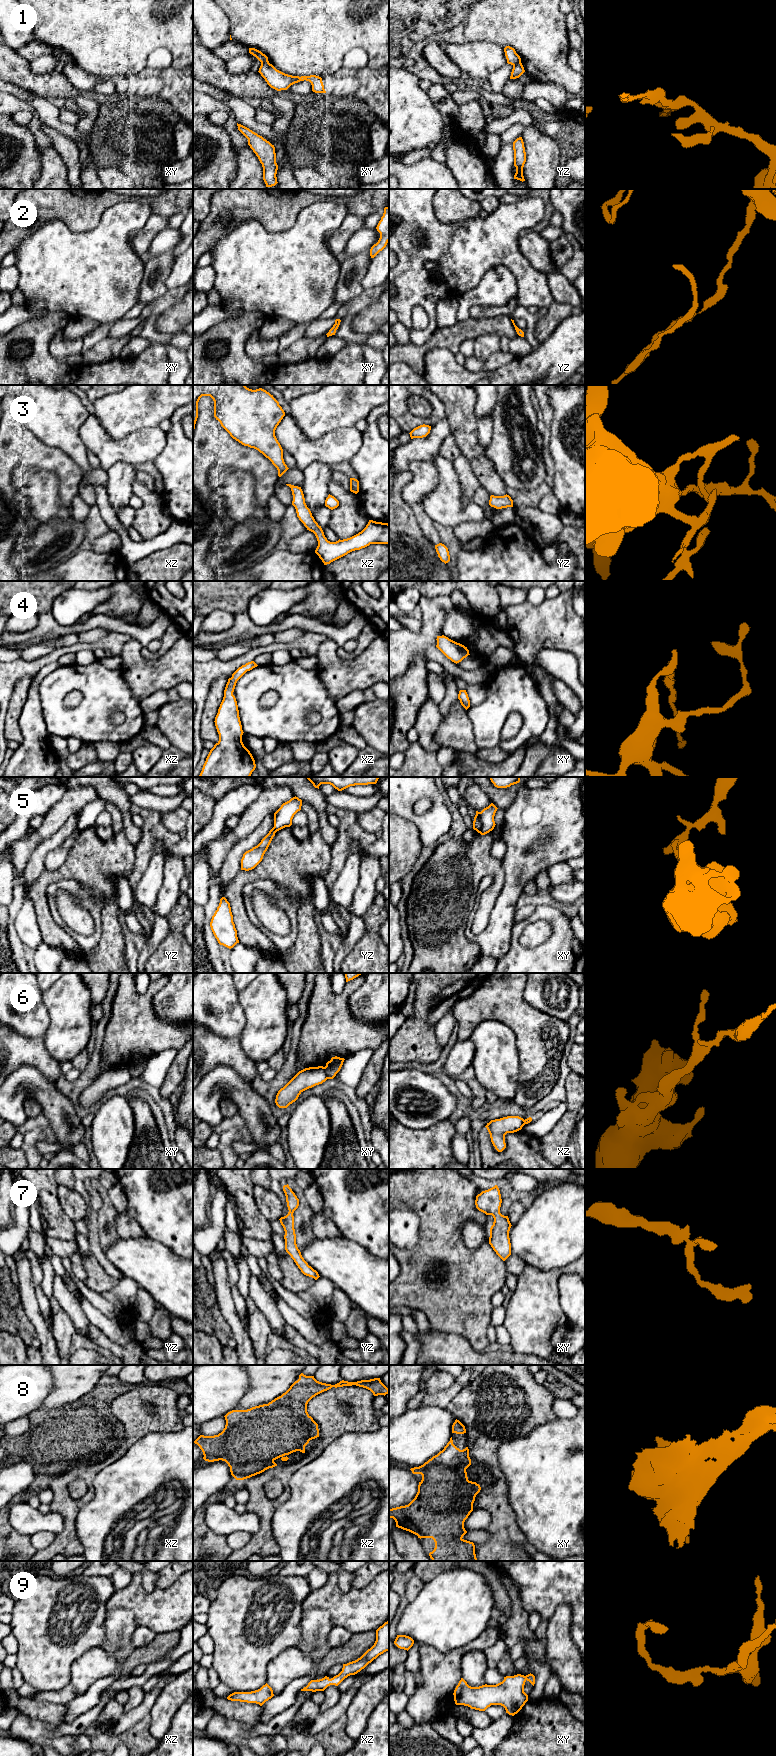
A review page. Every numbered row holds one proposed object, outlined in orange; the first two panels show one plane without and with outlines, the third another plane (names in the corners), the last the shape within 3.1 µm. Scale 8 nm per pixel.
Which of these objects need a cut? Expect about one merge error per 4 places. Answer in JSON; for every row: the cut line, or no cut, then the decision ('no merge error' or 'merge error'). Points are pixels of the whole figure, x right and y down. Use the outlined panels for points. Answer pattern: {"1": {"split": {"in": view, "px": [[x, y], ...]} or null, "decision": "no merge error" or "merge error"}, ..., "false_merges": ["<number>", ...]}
{"1": {"split": {"in": "xy", "px": [[268, 61], [261, 64]]}, "decision": "merge error"}, "2": {"split": null, "decision": "no merge error"}, "3": {"split": null, "decision": "no merge error"}, "4": {"split": null, "decision": "no merge error"}, "5": {"split": {"in": "xy", "px": [[480, 812], [481, 827], [477, 831]]}, "decision": "merge error"}, "6": {"split": {"in": "xy", "px": [[324, 1067], [325, 1073], [329, 1078]]}, "decision": "merge error"}, "7": {"split": null, "decision": "no merge error"}, "8": {"split": null, "decision": "no merge error"}, "9": {"split": null, "decision": "no merge error"}, "false_merges": ["1", "5", "6"]}

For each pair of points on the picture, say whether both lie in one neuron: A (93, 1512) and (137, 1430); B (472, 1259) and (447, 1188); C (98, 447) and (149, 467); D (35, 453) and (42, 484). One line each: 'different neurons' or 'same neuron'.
A: different neurons
B: same neuron
C: different neurons
D: different neurons

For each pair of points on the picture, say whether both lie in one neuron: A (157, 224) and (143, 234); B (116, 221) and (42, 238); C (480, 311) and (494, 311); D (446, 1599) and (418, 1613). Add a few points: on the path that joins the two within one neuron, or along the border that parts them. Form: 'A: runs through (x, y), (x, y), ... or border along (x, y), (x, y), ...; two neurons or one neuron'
A: runs through (154, 225), (146, 233); one neuron
B: runs through (98, 239), (60, 240); one neuron
C: runs through (483, 311), (491, 311); one neuron
D: runs through (439, 1606), (432, 1613), (425, 1613); one neuron

